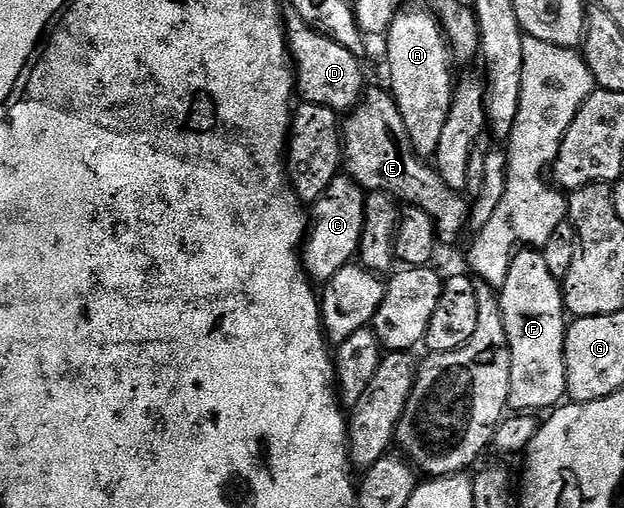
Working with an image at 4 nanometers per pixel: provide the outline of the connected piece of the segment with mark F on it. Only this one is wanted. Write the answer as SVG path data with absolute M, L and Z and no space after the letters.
M524 247L513 256L506 283L499 286L502 323L510 347L510 395L508 404L516 411L551 410L568 392L564 362L566 310L561 282L546 267L543 252Z

